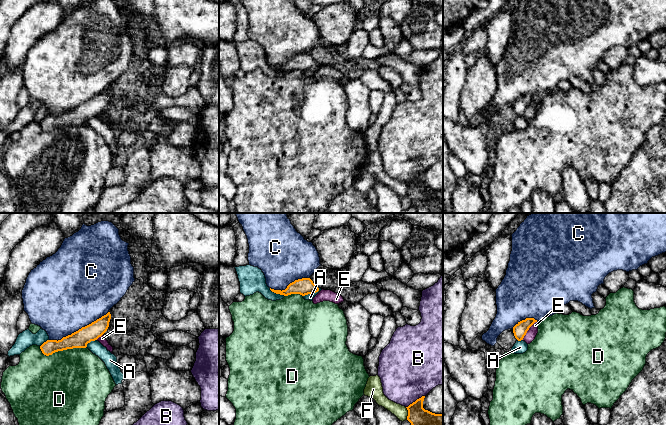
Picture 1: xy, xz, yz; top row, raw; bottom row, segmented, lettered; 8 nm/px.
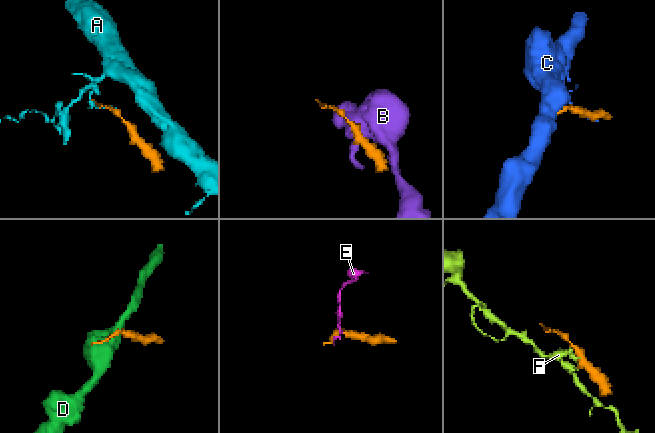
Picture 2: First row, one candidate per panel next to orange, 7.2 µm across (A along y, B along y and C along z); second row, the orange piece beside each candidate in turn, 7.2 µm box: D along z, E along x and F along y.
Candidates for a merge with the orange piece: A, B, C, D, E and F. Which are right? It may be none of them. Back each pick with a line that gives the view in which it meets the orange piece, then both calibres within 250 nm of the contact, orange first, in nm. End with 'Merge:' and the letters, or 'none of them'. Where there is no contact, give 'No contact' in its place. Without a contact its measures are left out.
Merge: none of them

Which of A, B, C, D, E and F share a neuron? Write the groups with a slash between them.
A / B / C / D / E / F

